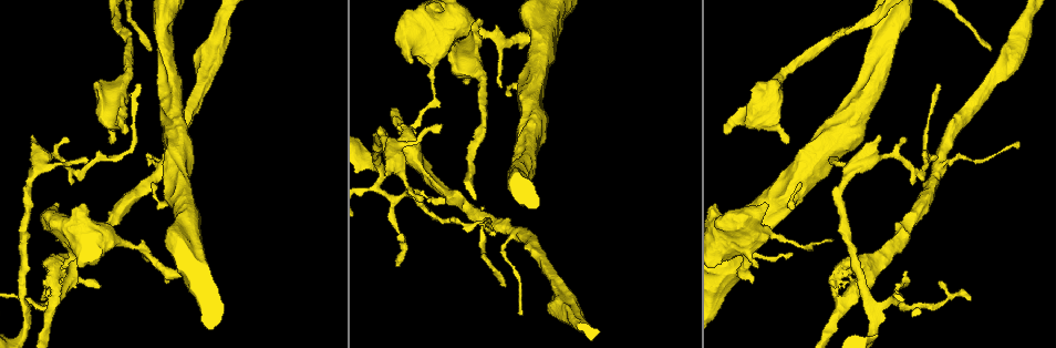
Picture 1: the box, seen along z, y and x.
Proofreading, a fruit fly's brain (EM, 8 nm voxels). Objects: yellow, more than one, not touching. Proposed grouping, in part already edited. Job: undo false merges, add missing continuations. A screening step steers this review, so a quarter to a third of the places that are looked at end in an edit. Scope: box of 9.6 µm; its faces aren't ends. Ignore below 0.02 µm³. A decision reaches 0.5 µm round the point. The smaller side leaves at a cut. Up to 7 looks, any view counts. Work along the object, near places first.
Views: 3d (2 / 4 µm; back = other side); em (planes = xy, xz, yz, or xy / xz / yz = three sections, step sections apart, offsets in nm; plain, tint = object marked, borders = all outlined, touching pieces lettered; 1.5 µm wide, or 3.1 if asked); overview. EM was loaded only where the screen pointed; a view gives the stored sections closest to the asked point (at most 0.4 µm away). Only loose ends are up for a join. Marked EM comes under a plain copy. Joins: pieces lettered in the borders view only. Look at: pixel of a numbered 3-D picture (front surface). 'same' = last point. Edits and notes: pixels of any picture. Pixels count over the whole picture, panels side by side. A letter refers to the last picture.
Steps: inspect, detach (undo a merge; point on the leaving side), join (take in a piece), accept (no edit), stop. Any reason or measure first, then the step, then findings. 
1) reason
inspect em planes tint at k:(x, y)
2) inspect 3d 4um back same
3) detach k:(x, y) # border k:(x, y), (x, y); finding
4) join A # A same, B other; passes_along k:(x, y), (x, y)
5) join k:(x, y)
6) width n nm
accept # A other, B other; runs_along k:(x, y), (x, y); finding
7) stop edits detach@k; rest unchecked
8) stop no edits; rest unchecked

tapers out
inspect 3d 2um at 1:(101, 286)

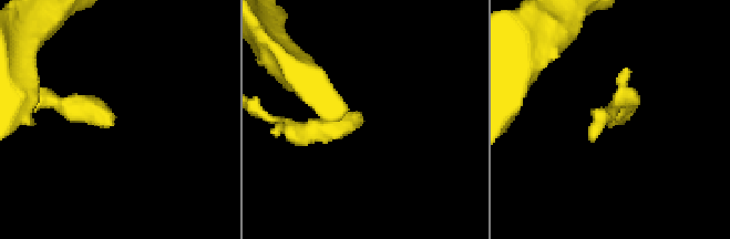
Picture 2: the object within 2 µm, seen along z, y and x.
shape alone is not enough
inspect em xz step 4 borders at 2:(359, 113)

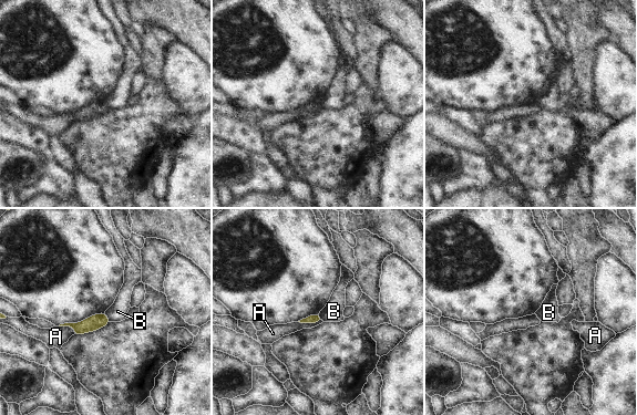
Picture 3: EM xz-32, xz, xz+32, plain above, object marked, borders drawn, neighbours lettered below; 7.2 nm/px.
accept # A other, B other; border 3:(104, 313), (110, 321); no lettered piece goes on from it

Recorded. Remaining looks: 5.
an open end
inspect em yz step 8 tint at 1:(464, 82)

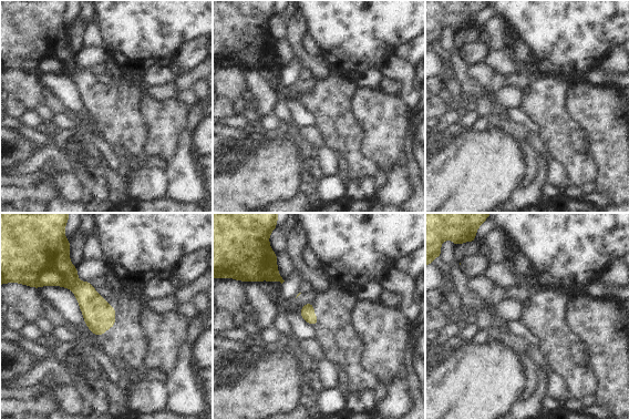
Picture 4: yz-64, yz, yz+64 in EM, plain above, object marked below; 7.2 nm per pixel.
cut it another way
inspect em xz step 8 borders same

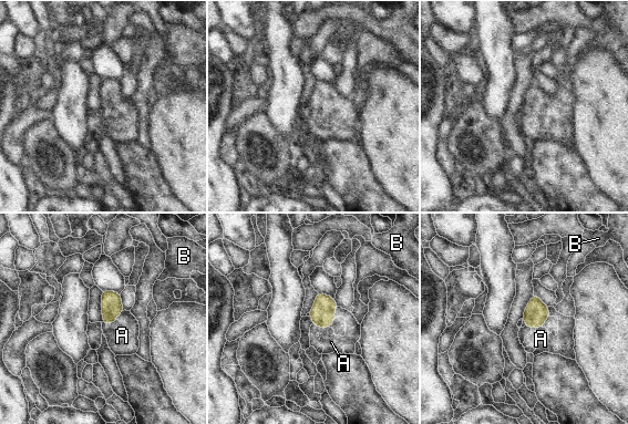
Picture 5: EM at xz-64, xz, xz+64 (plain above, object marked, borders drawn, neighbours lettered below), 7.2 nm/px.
longest_contact A 180 nm
join A # A same, B other; passes_along 5:(112, 307), (113, 321), (122, 335); the cell continues

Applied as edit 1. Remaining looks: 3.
tapers out
inspect em planes borders at 1:(792, 255)

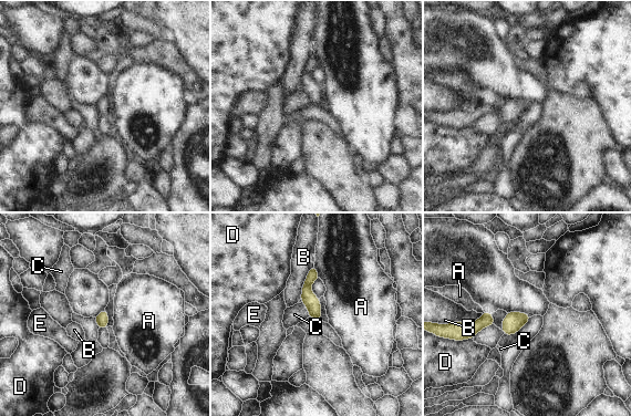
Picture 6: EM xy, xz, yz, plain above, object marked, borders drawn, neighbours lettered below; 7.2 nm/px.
longest_contact B 280 nm
accept # A other, B other, C other, D other, E other; runs_along 6:(312, 271), (308, 298), (318, 315); no lettered piece goes on from it

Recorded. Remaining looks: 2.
stop edits join@5; rest unchecked

